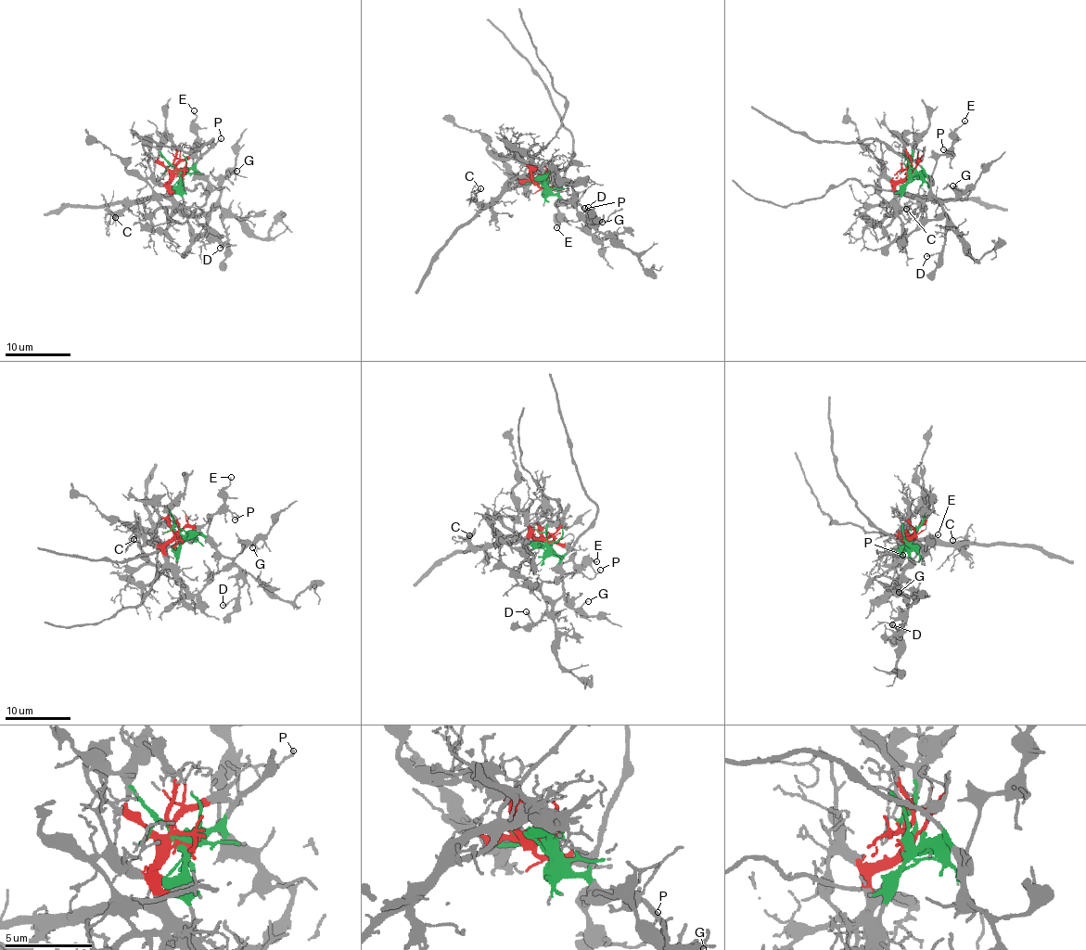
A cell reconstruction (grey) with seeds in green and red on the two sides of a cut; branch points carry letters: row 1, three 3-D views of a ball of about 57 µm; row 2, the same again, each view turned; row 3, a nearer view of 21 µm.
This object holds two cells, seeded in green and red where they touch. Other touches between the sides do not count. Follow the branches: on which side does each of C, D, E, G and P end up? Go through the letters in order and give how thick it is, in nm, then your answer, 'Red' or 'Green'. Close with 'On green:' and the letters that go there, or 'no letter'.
C: Thickness 130 nm. Red
D: Thickness 180 nm. Green
E: Thickness 110 nm. Green
G: Thickness 130 nm. Green
P: Thickness 110 nm. Green
On green: D, E, G, P

